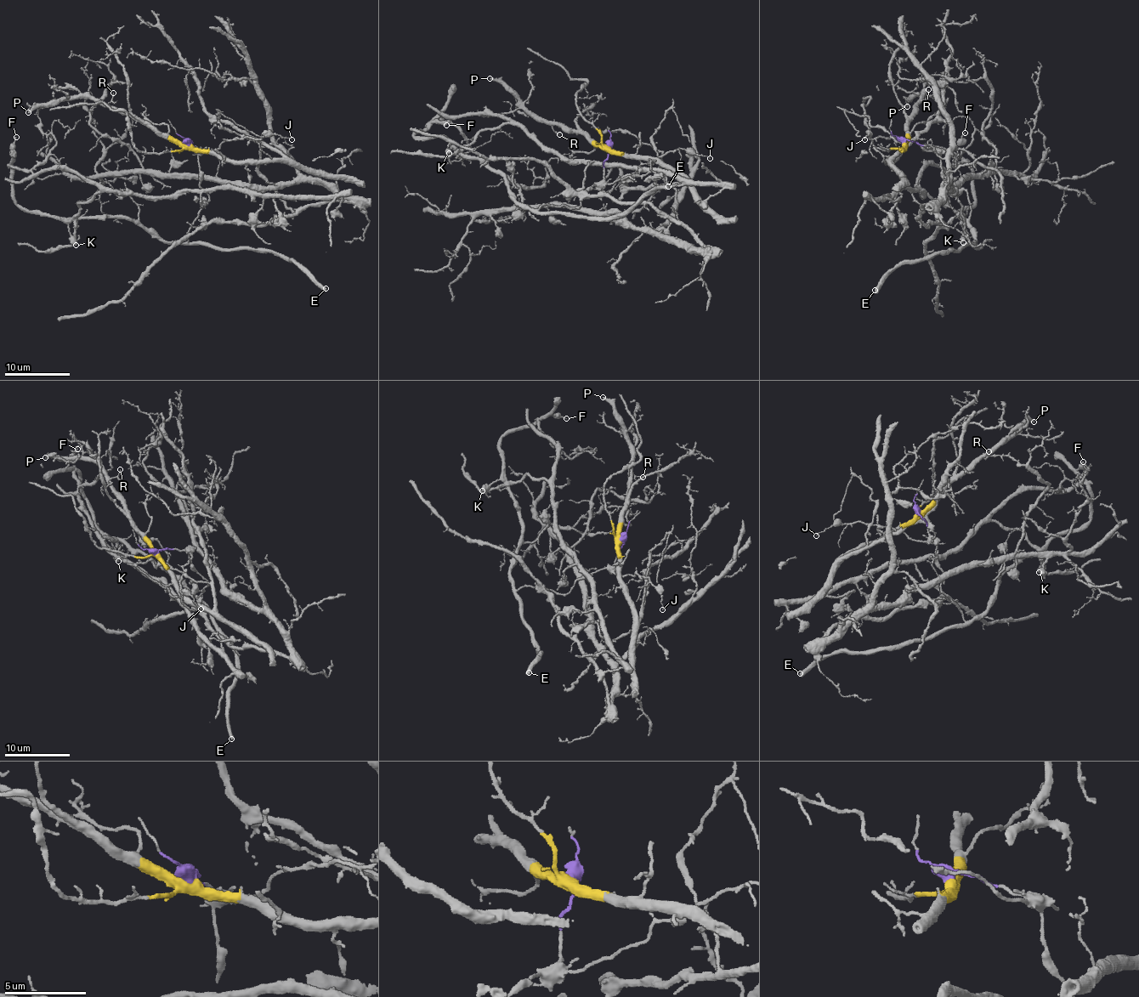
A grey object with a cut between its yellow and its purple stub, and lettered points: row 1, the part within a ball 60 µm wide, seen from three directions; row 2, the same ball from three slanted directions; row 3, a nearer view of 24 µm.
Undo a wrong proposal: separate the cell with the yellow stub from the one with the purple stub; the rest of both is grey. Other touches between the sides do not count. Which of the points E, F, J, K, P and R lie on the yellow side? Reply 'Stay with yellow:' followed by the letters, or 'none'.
Stay with yellow: P, R

